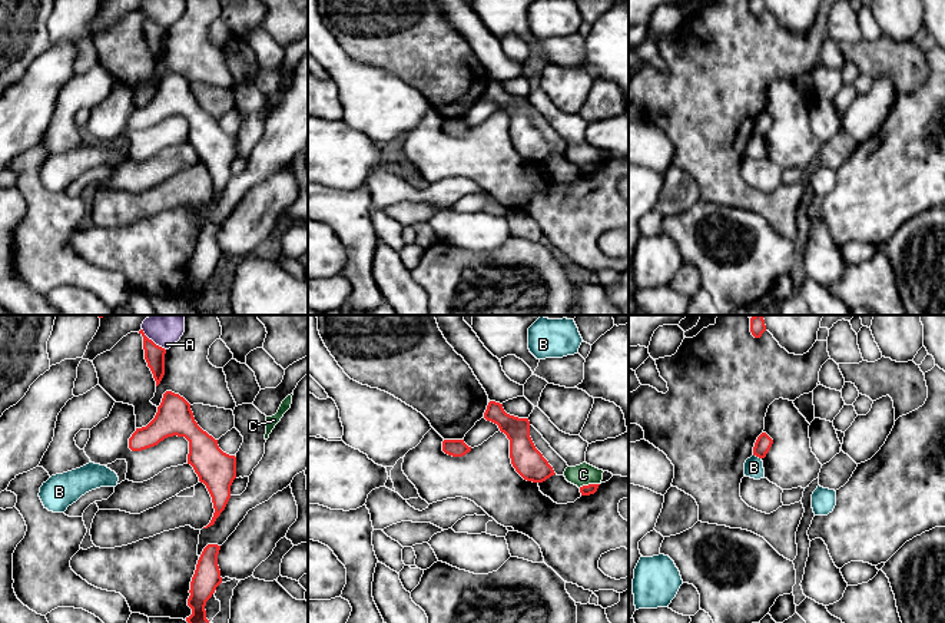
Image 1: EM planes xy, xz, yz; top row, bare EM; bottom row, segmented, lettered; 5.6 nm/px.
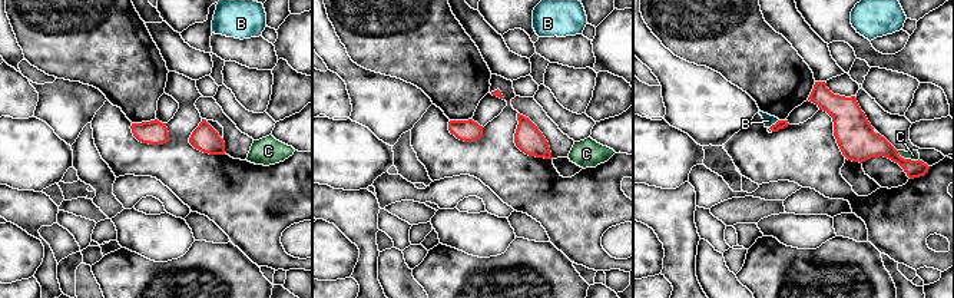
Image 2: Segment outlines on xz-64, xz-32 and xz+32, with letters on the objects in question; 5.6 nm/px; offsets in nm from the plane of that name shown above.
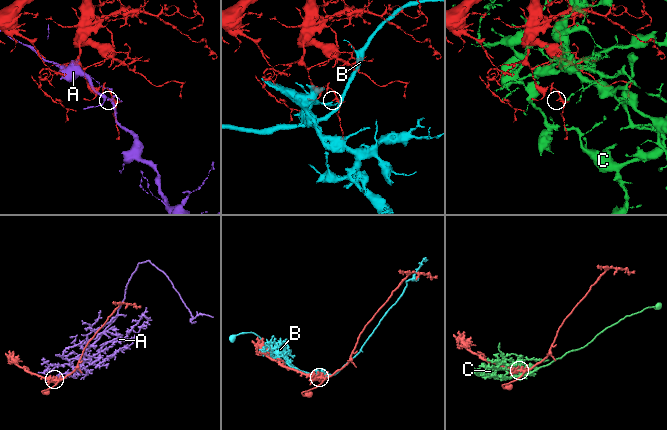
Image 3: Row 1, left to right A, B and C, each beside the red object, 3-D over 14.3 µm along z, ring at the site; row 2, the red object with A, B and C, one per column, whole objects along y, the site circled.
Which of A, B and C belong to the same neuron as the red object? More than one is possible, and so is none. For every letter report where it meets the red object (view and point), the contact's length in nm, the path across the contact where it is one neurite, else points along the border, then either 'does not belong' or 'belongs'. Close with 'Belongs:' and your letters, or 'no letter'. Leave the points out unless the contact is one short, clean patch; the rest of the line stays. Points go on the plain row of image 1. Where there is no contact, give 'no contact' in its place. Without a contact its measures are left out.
A: meets red in xy at (151, 19); contact 180 nm long; border along xy (142, 7), (149, 17), (165, 29); does not belong
B: meets red in yz at (758, 135); contact 50 nm long; border along yz (753, 133), (761, 138); does not belong
C: meets red in xz at (589, 163); contact 120 nm long; border along xz (599, 162), (579, 166); does not belong
Belongs: no letter

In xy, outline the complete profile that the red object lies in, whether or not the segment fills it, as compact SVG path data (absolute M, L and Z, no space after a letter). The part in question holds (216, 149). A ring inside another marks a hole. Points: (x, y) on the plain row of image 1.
M172 70L163 73L155 97L129 117L132 130L158 125L168 116L185 116L189 120L188 143L190 143L212 176L213 196L203 206L215 203L231 178L231 165L236 158L236 136L223 132L218 119L203 110L195 100L190 83Z

